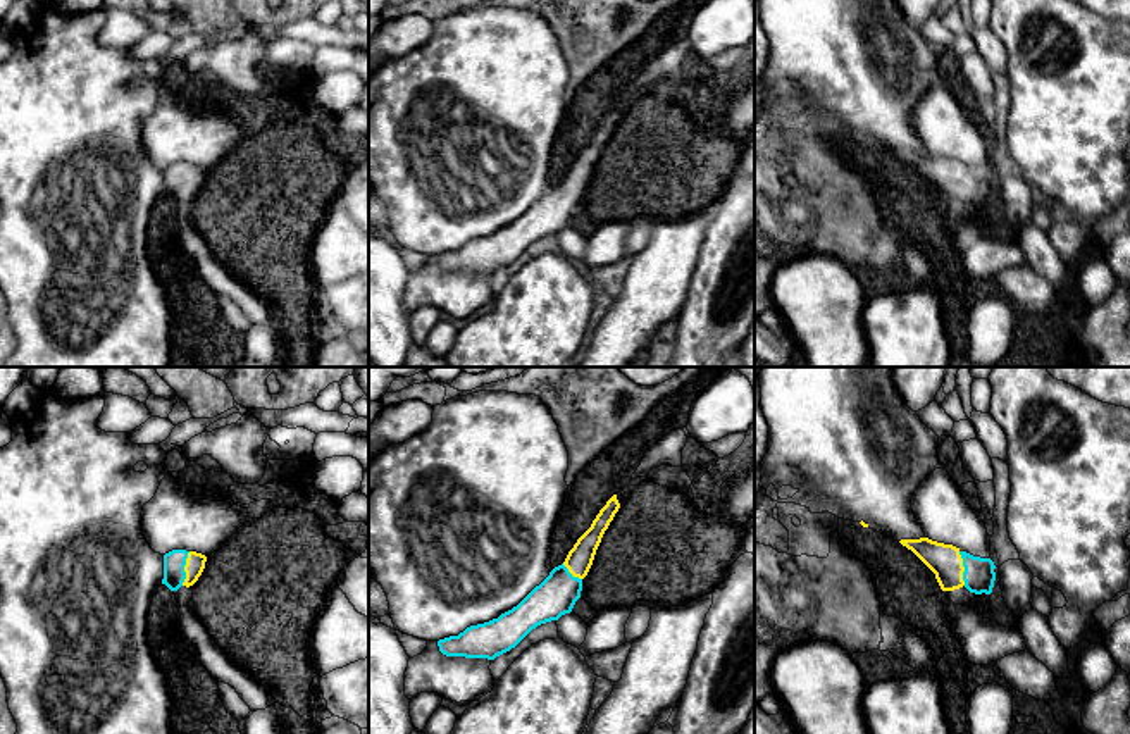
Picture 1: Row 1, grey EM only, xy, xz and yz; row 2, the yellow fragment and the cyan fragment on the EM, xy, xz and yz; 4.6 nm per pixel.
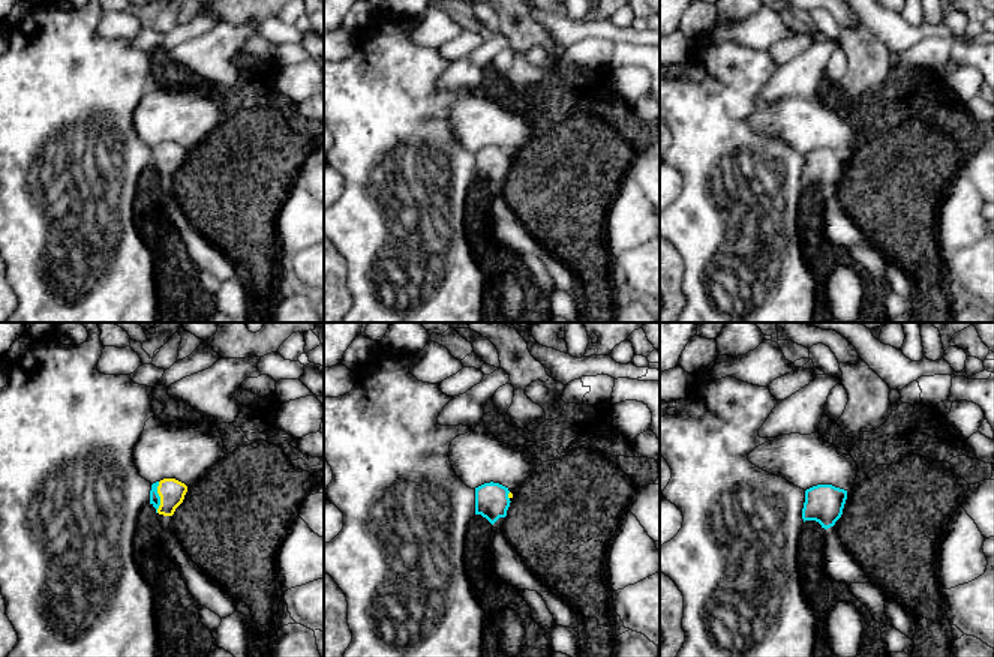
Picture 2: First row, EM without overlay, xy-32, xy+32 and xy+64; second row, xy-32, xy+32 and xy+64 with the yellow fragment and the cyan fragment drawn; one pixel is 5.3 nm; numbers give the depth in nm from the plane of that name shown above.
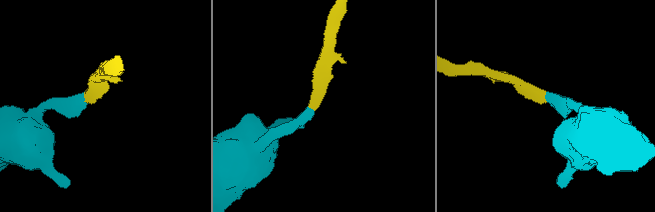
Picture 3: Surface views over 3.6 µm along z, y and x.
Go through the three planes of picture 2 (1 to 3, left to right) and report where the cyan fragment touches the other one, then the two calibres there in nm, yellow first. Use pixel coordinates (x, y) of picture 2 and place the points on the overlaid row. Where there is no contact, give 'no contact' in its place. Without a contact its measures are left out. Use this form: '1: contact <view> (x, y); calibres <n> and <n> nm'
1: contact xy-32 (159, 495); calibres 140 and 60 nm
2: contact xy+32 (508, 495); calibres 30 and 180 nm
3: no contact

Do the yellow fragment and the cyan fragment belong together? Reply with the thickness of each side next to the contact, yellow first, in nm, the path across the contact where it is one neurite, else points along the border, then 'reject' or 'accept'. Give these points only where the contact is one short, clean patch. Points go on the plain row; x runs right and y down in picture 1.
90/100 nm | across xy (195, 176), (185, 183), (174, 174) | accept

